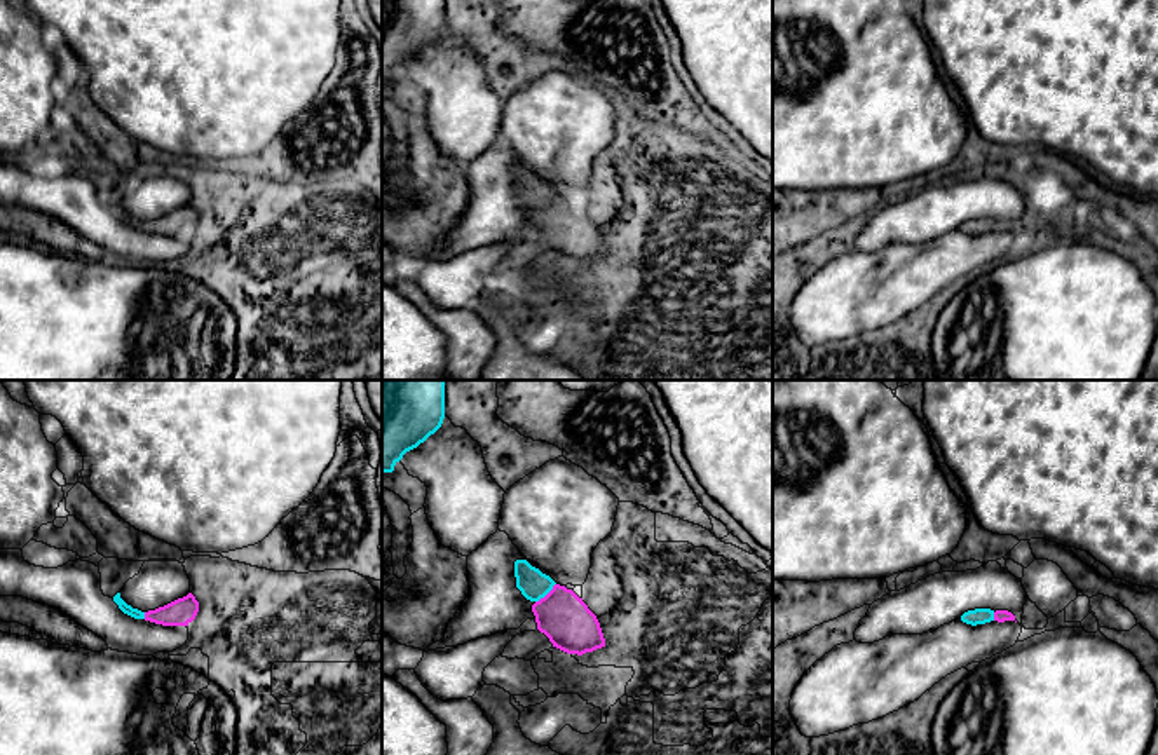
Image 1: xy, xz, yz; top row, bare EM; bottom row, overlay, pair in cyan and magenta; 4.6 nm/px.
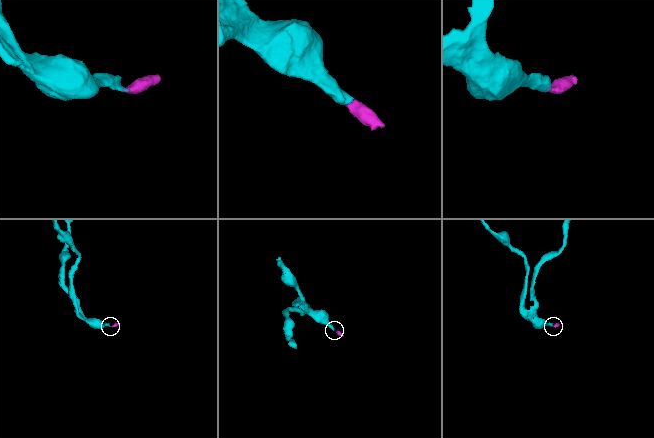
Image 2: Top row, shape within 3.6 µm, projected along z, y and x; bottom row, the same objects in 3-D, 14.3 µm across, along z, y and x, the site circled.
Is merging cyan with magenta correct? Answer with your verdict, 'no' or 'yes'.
yes

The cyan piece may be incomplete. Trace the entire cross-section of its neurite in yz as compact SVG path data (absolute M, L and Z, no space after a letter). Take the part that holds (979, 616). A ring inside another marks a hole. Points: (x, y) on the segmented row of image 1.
M975 609L968 610L961 616L961 621L971 626L985 624L991 621L1005 622L1005 621L1015 621L1015 616L1008 610L991 610L991 609Z

